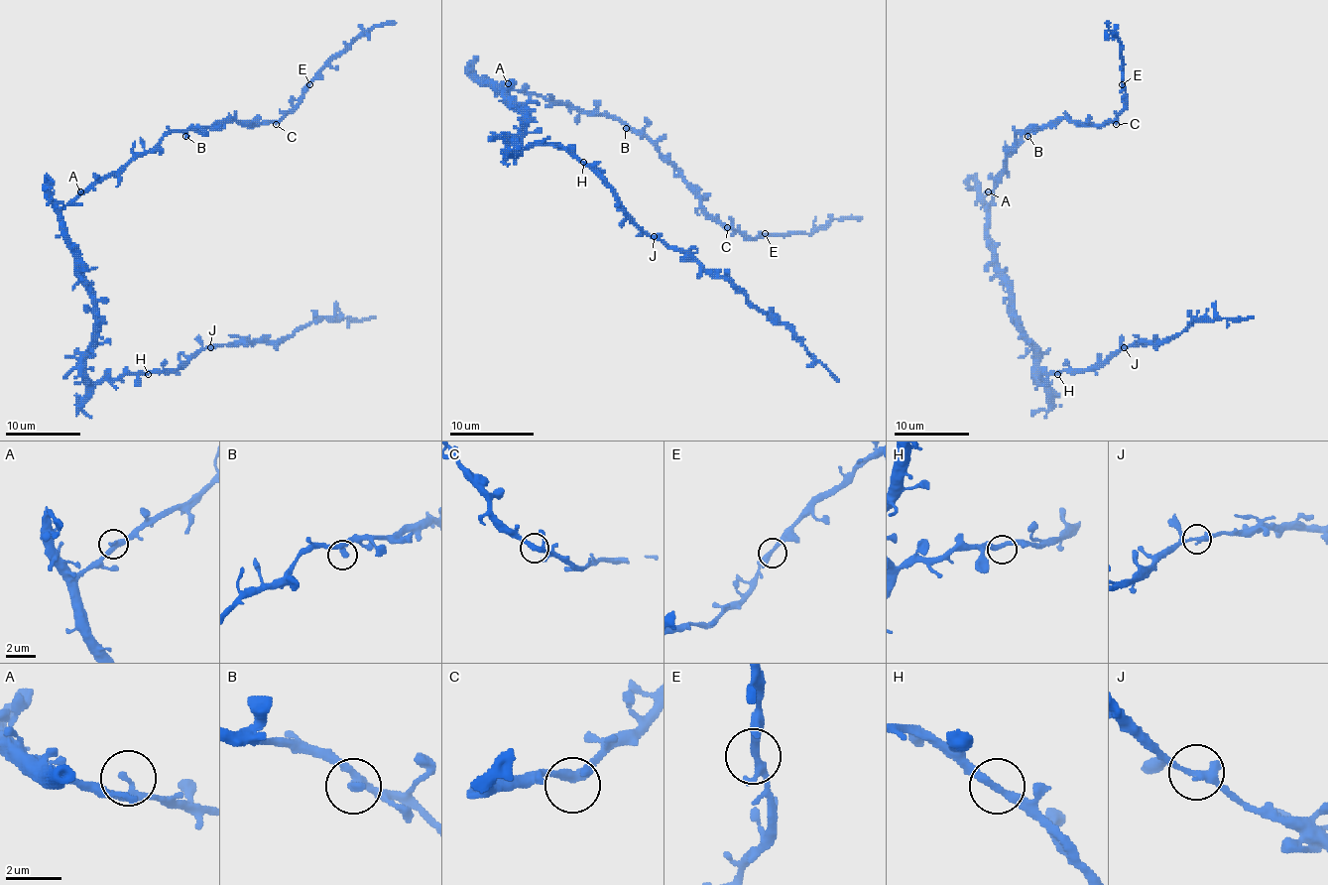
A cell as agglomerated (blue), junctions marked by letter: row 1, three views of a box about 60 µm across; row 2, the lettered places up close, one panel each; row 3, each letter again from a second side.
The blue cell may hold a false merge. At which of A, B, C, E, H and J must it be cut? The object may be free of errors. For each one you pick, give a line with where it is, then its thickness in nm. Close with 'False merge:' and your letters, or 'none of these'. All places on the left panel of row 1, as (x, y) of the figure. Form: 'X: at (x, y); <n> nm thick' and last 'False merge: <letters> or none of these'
False merge: none of these

